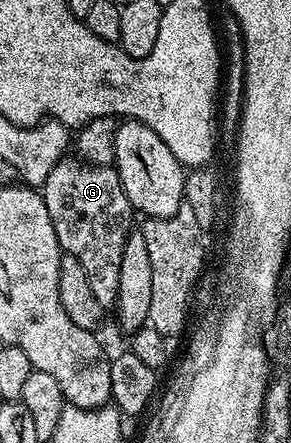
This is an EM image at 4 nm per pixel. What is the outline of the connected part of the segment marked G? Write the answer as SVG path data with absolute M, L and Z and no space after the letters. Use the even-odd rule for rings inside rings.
M64 157L53 165L49 177L45 177L41 194L60 248L81 261L89 286L104 309L114 308L117 277L121 277L121 257L133 227L133 208L129 197L125 197L121 177L114 166L94 167L78 157Z

